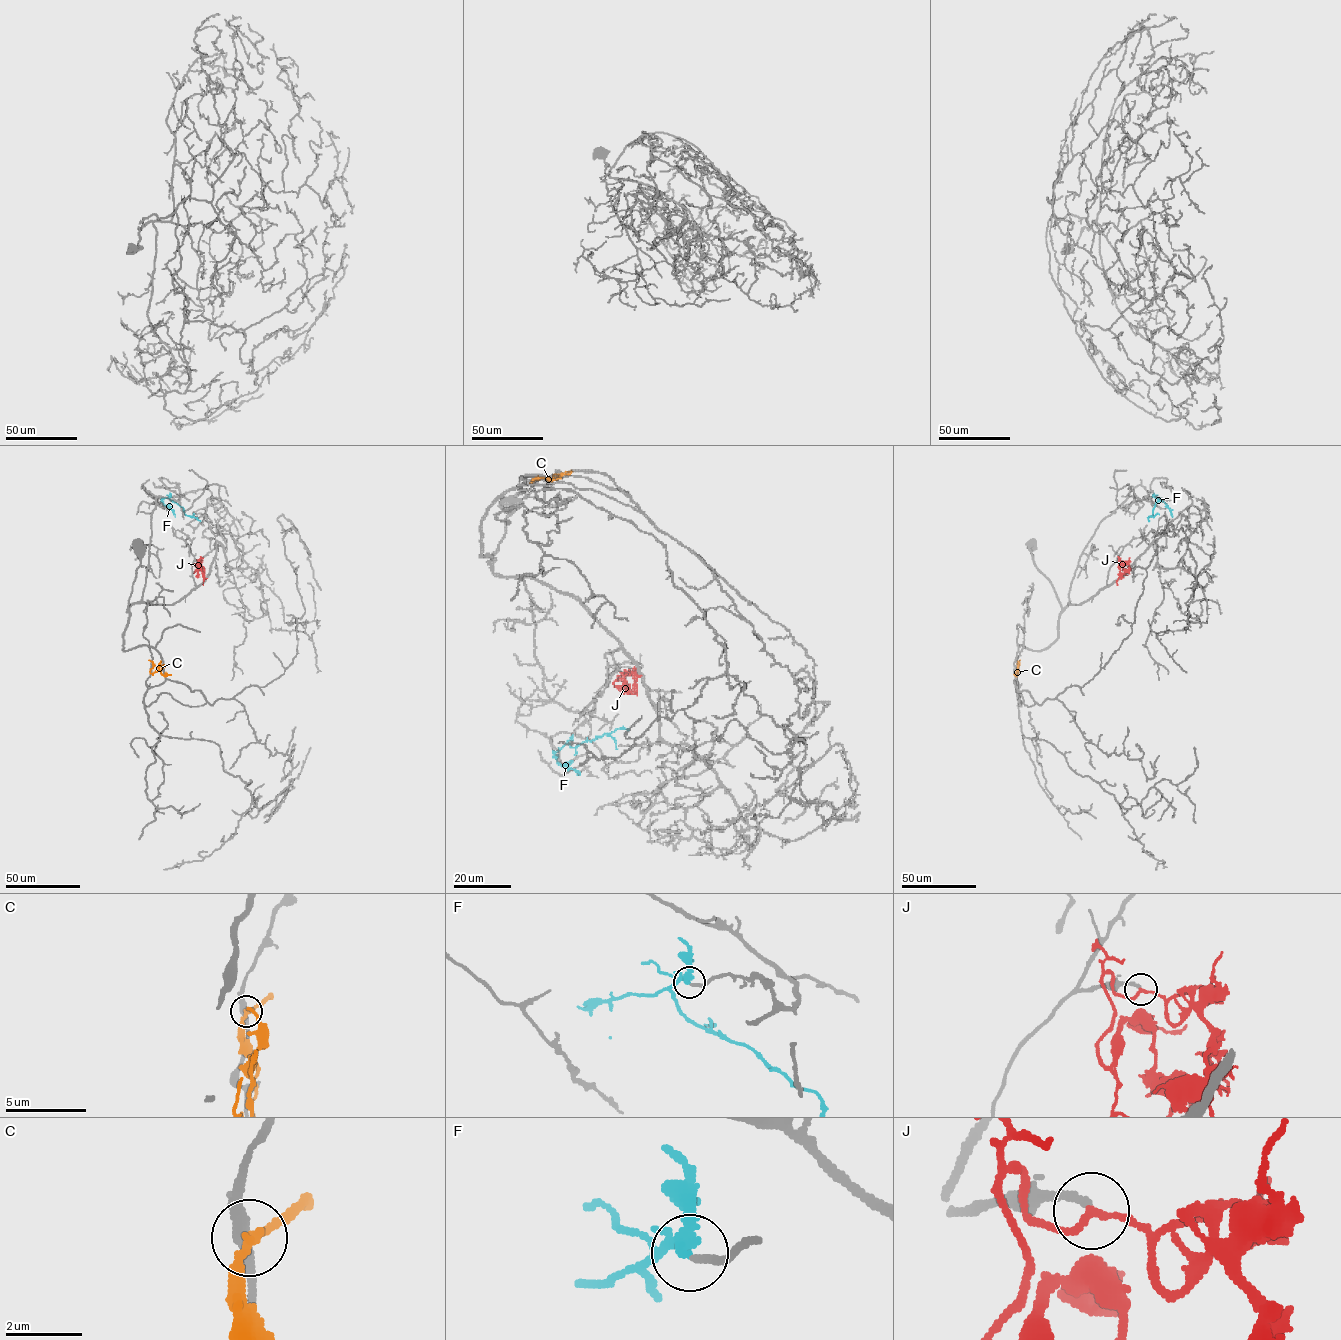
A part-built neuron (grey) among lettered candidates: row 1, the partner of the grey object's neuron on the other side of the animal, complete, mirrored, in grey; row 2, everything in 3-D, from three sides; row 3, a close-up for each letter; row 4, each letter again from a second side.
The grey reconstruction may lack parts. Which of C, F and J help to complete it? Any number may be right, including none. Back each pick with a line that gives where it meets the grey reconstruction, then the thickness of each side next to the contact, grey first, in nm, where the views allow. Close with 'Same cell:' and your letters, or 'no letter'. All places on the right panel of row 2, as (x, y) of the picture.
F: (1152, 497) | 180/200 nm
Same cell: F

